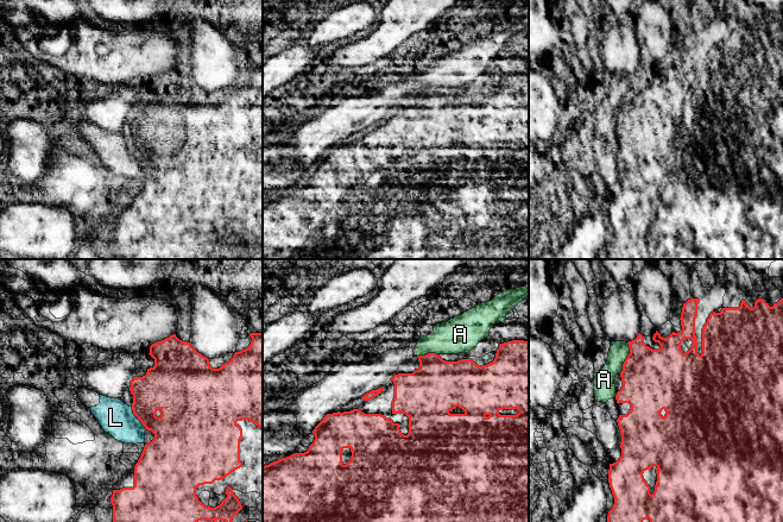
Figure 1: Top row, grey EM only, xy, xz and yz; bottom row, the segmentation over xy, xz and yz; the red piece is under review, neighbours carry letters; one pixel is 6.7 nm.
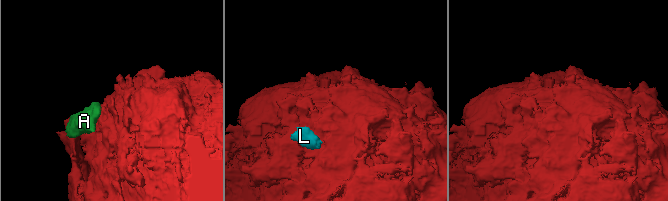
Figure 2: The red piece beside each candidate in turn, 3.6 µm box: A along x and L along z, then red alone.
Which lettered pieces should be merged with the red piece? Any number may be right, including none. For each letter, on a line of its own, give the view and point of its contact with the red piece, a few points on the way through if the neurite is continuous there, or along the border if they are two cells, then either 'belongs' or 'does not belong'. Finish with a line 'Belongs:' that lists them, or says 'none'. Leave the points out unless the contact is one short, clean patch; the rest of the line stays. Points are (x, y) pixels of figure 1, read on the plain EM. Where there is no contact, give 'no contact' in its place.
A: contact yz (626, 92); border yz (627, 76), (629, 88), (619, 107); does not belong
L: contact xy (138, 152); border xy (131, 140), (145, 163); does not belong
Belongs: none

